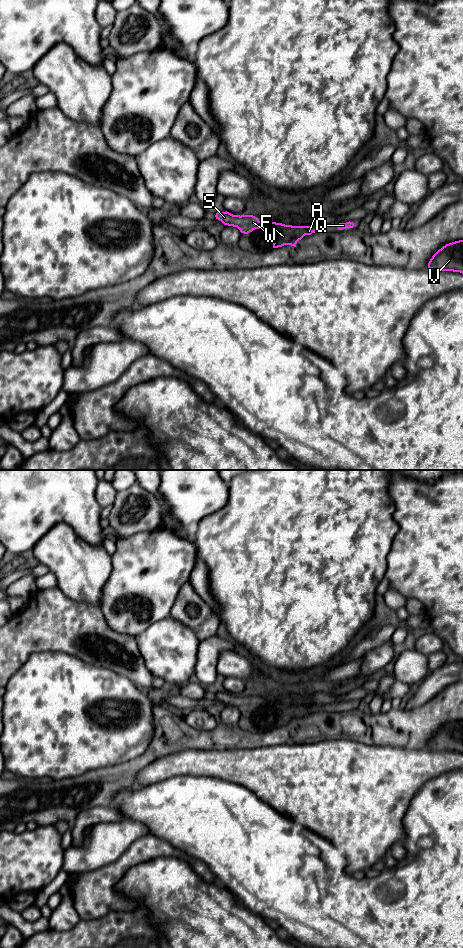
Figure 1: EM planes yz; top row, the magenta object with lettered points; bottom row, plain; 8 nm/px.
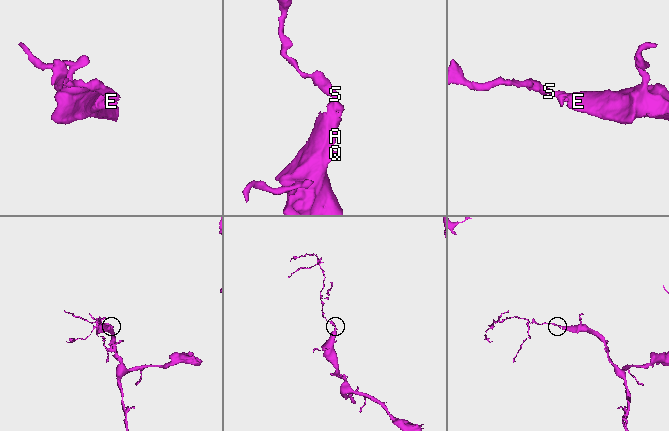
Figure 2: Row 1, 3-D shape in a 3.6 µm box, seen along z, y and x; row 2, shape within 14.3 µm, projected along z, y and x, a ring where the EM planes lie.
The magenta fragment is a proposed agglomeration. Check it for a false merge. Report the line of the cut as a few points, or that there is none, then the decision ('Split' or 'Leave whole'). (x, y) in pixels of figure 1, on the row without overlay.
No split. Leave whole

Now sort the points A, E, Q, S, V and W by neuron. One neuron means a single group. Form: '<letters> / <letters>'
A E Q S V W

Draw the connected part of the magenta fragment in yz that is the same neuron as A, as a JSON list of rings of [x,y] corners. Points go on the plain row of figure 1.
[[[227,691],[217,692],[215,697],[224,705],[237,707],[244,714],[248,714],[255,709],[264,710],[268,714],[271,713],[274,718],[273,728],[284,725],[296,727],[297,722],[305,715],[322,711],[322,709],[313,710],[310,706],[292,706],[272,701],[263,702],[253,695],[233,695]]]

